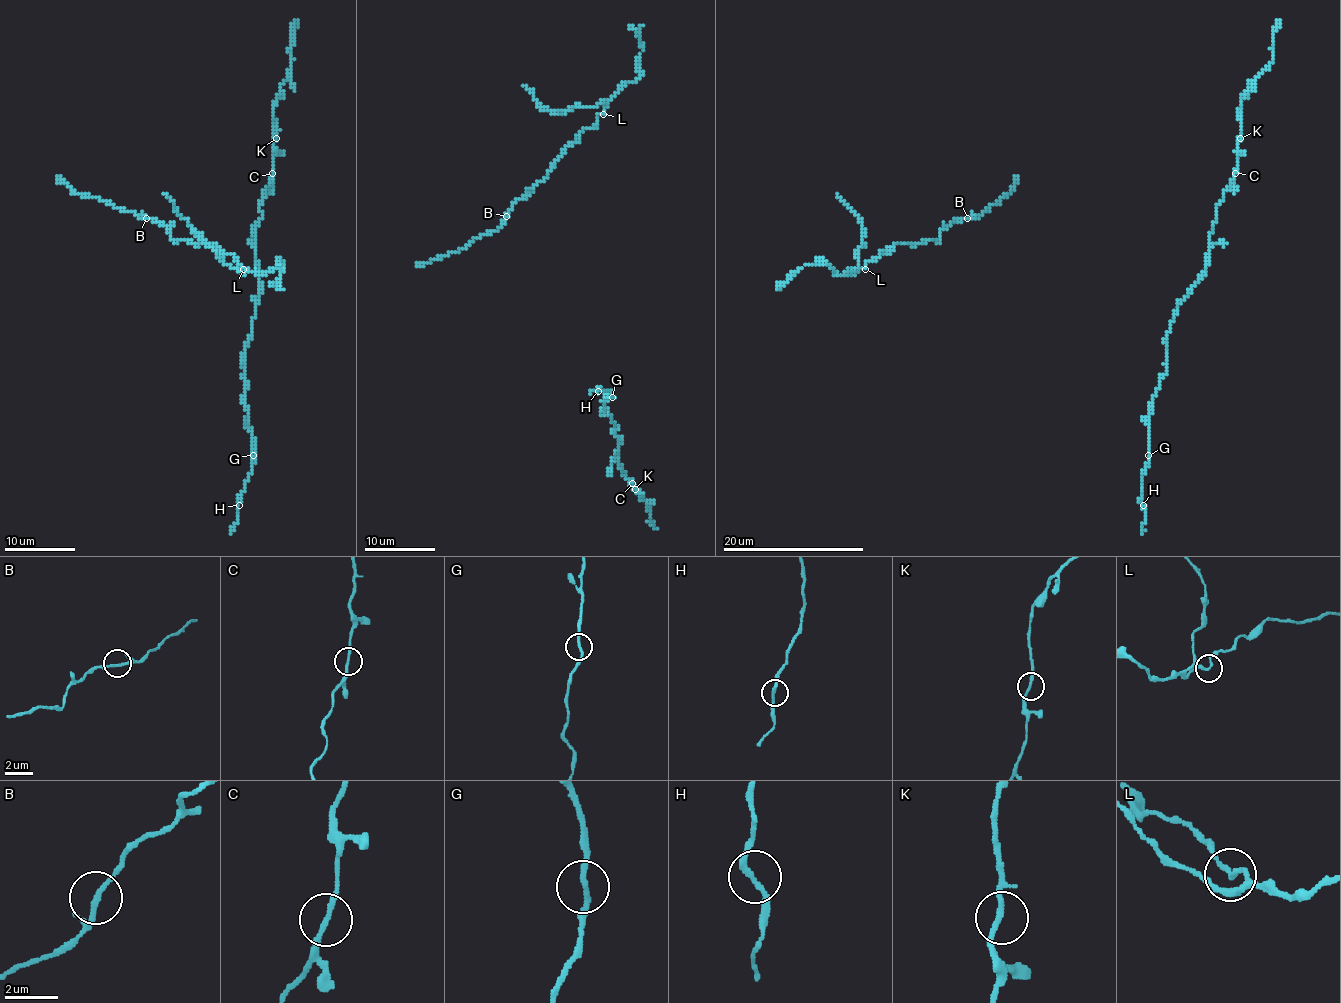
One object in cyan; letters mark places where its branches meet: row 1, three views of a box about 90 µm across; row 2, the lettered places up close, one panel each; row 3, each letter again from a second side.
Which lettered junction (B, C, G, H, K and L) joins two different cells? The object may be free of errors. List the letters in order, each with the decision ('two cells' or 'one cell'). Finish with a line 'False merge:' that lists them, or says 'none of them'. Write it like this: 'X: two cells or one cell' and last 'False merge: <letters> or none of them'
B: one cell
C: one cell
G: one cell
H: one cell
K: one cell
L: one cell
False merge: none of them

